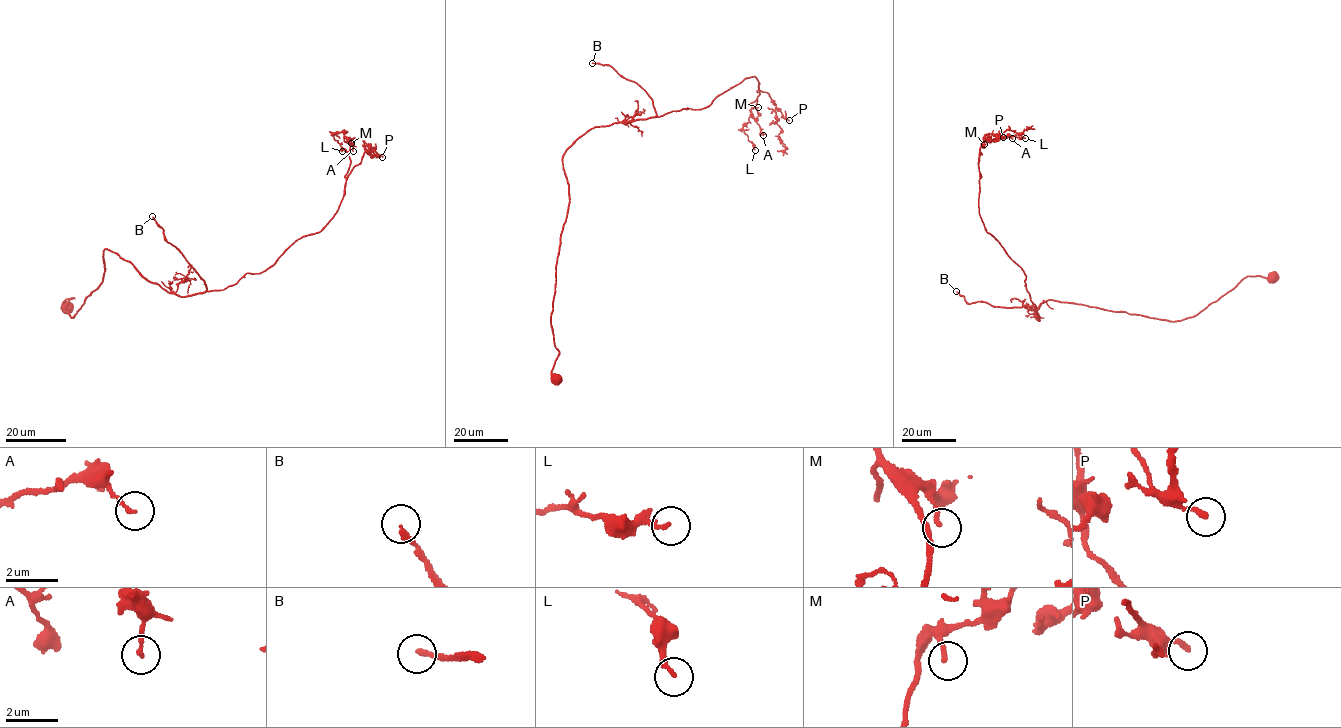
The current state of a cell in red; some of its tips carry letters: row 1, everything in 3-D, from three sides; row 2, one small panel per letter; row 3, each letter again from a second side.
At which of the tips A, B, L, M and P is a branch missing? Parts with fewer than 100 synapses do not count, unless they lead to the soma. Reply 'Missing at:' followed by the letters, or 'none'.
Missing at: B

